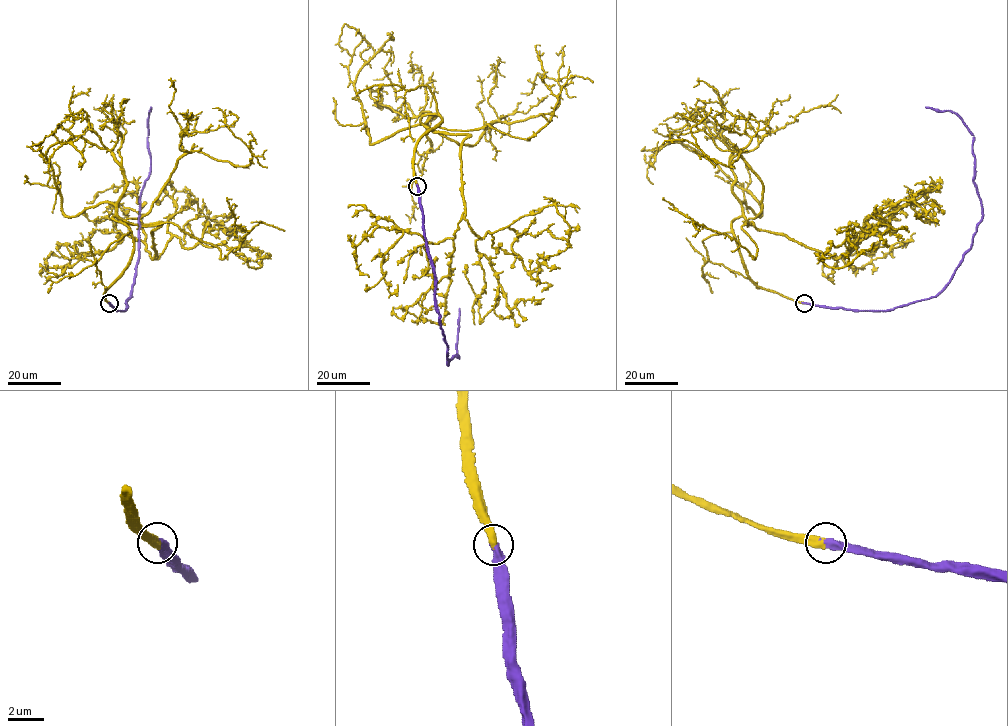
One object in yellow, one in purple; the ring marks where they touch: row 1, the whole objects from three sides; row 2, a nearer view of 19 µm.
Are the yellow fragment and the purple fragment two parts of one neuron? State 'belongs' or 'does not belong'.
belongs

